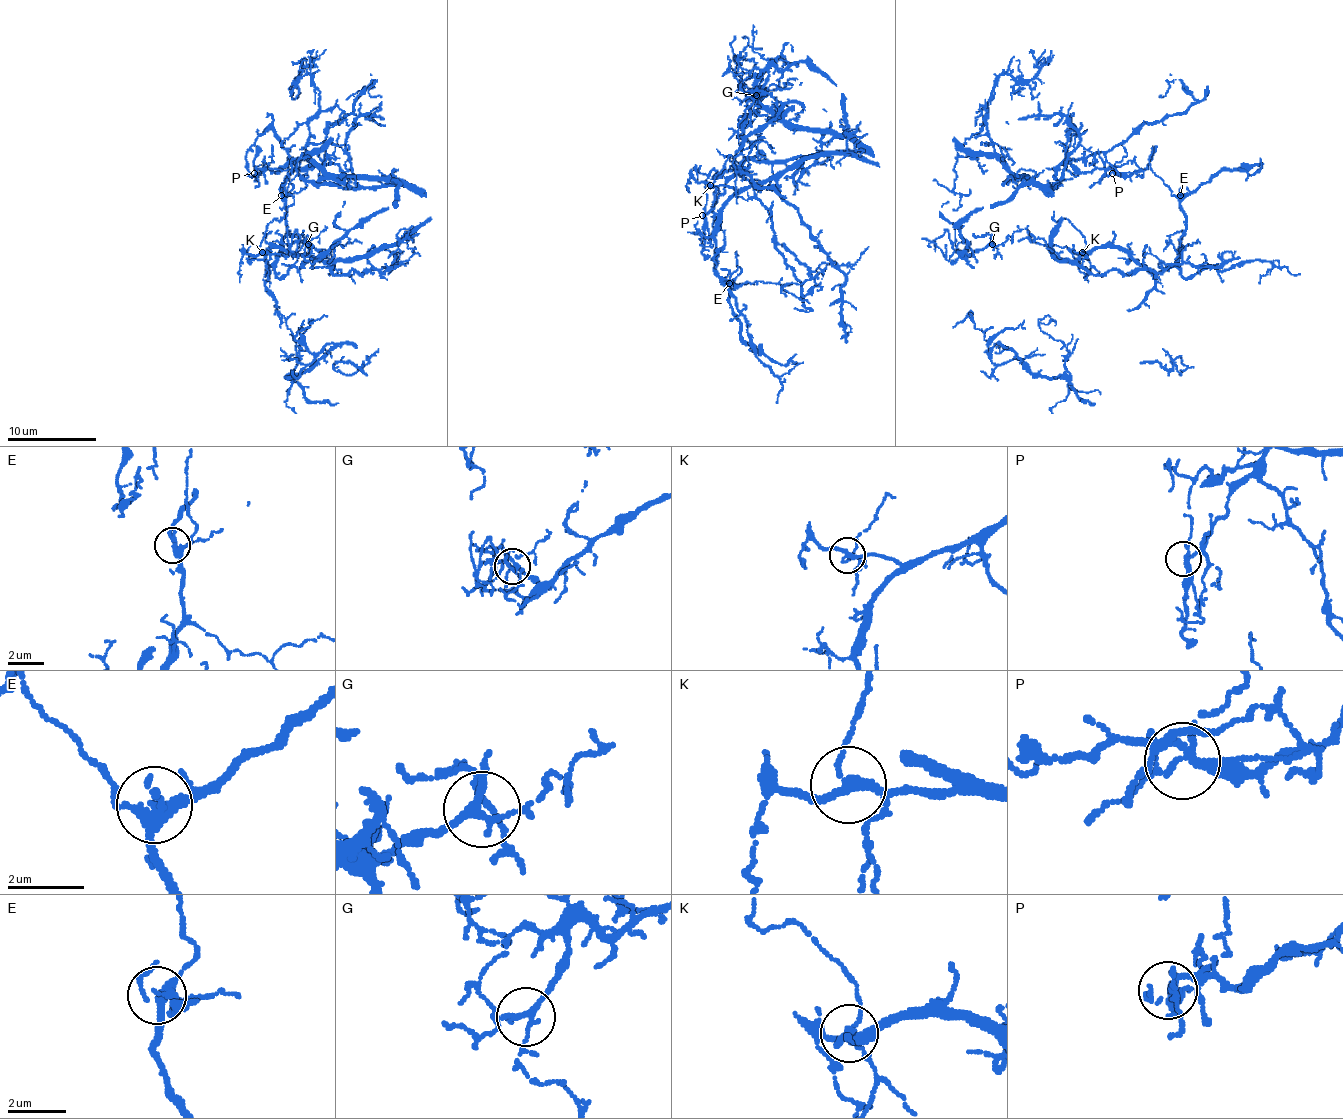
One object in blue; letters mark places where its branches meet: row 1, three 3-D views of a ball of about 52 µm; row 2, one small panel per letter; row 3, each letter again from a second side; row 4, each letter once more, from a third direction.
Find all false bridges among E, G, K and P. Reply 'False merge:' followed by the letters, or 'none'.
False merge: K

